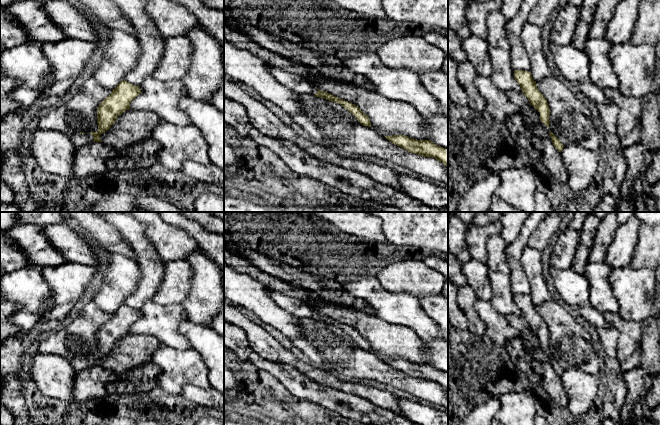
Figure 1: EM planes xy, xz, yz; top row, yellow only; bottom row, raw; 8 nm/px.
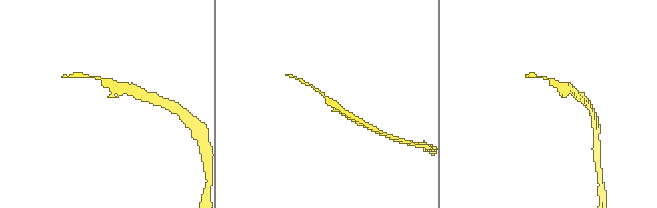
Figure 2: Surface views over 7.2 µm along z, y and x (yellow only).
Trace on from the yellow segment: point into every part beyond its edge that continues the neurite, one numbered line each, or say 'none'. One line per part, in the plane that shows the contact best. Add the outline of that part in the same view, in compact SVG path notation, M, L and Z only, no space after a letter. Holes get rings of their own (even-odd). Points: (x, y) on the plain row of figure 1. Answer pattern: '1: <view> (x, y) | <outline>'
1: xy (79, 364) | M85 356L83 358L73 357L69 358L68 360L72 363L76 371L82 371L83 369L88 368L94 364L91 356Z

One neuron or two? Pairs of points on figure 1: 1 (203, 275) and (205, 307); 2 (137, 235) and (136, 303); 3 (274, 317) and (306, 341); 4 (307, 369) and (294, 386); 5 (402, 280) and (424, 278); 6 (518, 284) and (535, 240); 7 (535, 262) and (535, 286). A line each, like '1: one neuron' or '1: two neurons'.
1: one neuron
2: one neuron
3: two neurons
4: two neurons
5: one neuron
6: two neurons
7: one neuron

